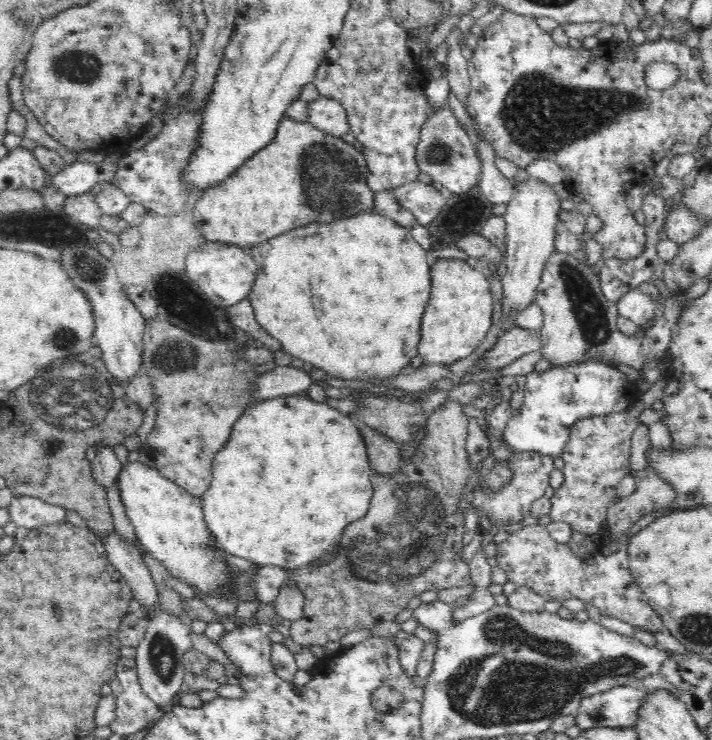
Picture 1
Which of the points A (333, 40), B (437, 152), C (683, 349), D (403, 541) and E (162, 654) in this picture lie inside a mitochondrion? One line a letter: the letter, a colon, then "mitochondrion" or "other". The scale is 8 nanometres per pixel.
A: other
B: mitochondrion
C: other
D: mitochondrion
E: mitochondrion

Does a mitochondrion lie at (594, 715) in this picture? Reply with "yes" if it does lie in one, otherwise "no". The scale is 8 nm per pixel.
yes

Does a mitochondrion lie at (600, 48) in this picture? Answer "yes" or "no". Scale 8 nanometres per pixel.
no

